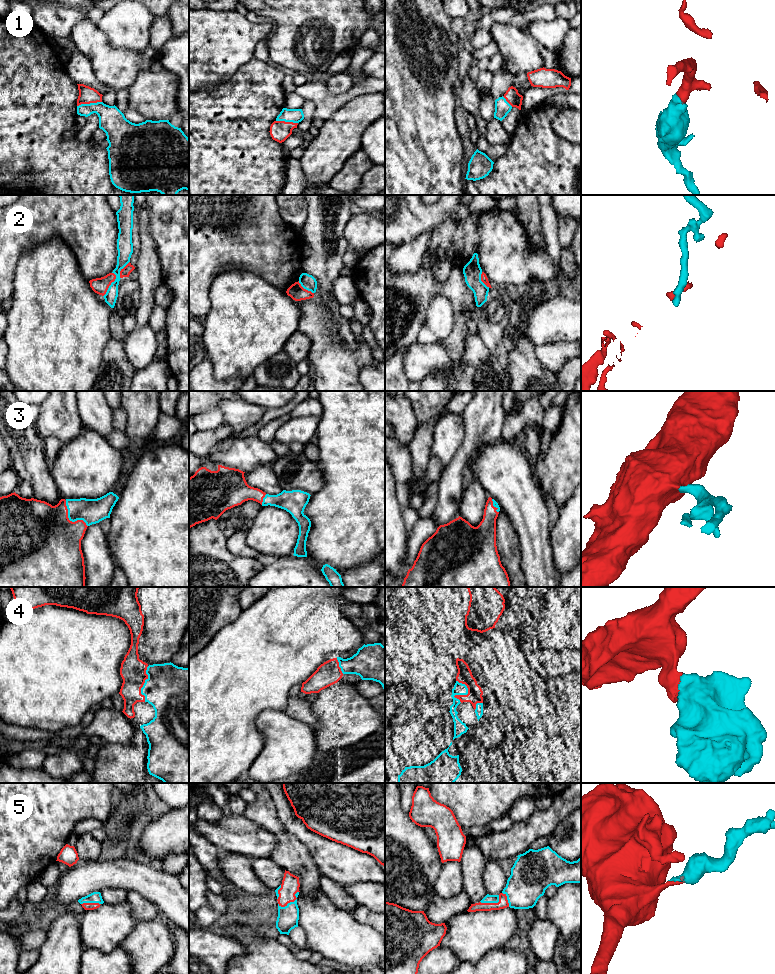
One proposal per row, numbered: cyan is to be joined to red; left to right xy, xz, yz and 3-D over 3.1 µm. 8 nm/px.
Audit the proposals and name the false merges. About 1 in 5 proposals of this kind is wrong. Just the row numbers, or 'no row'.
2

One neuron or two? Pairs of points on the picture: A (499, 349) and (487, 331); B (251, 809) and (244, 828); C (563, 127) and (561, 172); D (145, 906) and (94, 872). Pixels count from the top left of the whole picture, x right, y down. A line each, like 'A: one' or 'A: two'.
A: one
B: two
C: two
D: two

